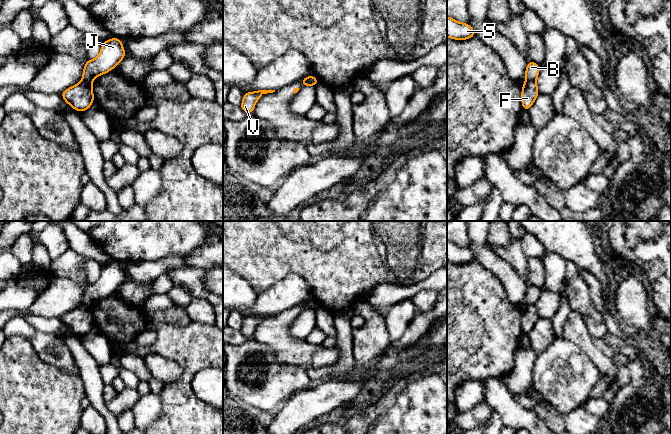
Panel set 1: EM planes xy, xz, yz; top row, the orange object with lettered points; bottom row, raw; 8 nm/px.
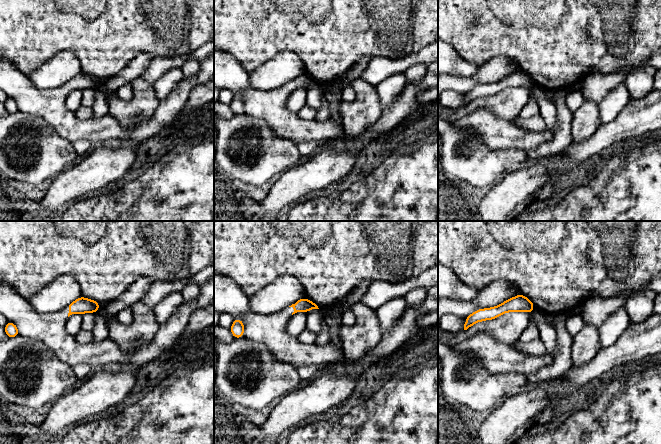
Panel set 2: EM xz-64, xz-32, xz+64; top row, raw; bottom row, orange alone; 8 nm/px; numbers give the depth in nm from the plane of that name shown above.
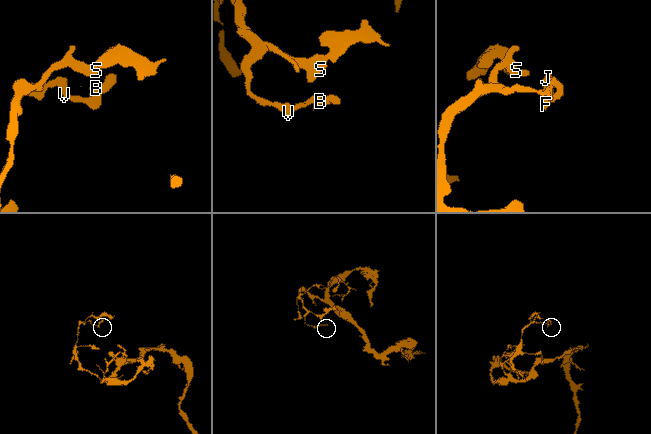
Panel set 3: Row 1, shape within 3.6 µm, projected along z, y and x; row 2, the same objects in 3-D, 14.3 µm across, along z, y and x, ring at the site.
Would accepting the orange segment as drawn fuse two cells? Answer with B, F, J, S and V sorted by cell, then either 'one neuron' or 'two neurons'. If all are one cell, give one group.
groups B J / F S V; two neurons

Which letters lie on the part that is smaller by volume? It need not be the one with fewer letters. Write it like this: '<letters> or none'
B, J

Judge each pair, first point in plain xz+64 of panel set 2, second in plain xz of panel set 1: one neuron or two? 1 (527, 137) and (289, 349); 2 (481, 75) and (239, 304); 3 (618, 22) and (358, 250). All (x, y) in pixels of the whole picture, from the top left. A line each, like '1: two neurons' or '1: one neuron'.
1: one neuron
2: two neurons
3: one neuron

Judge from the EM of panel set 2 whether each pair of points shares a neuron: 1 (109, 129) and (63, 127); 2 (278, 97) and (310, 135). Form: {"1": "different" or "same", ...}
{"1": "same", "2": "same"}

